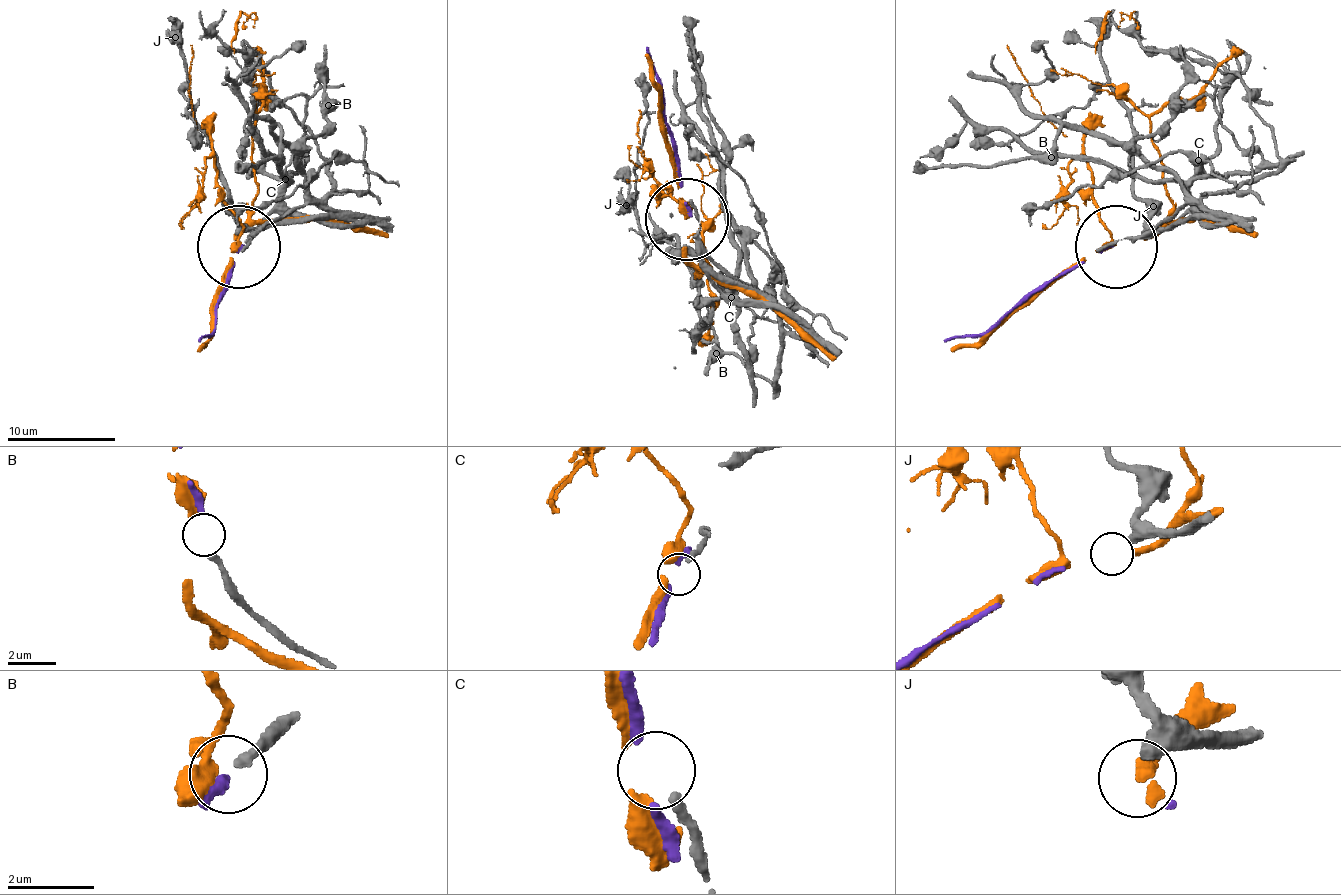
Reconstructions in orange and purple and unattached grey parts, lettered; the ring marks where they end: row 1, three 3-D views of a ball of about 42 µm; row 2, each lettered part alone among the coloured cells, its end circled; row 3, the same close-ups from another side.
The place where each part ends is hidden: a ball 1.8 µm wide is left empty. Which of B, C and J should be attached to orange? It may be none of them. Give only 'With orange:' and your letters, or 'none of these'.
With orange: none of these

